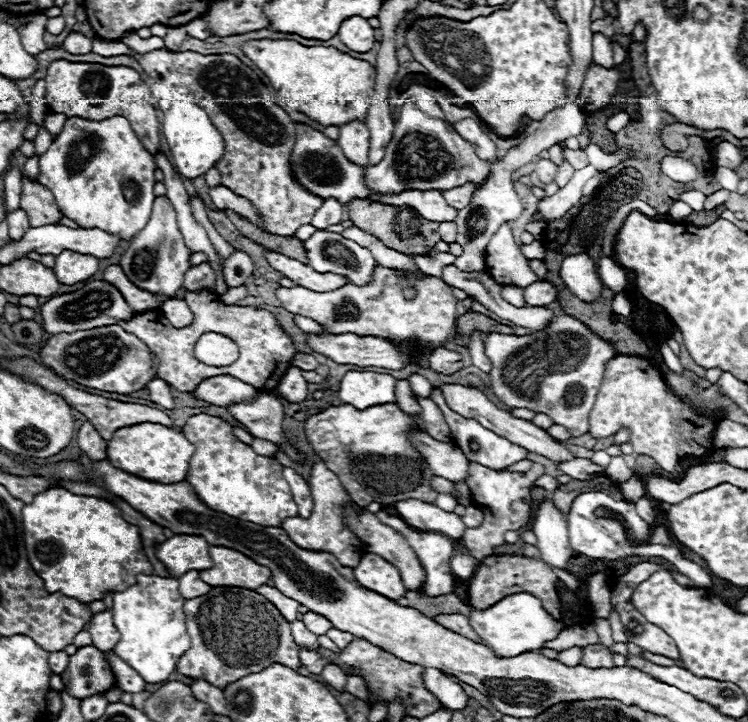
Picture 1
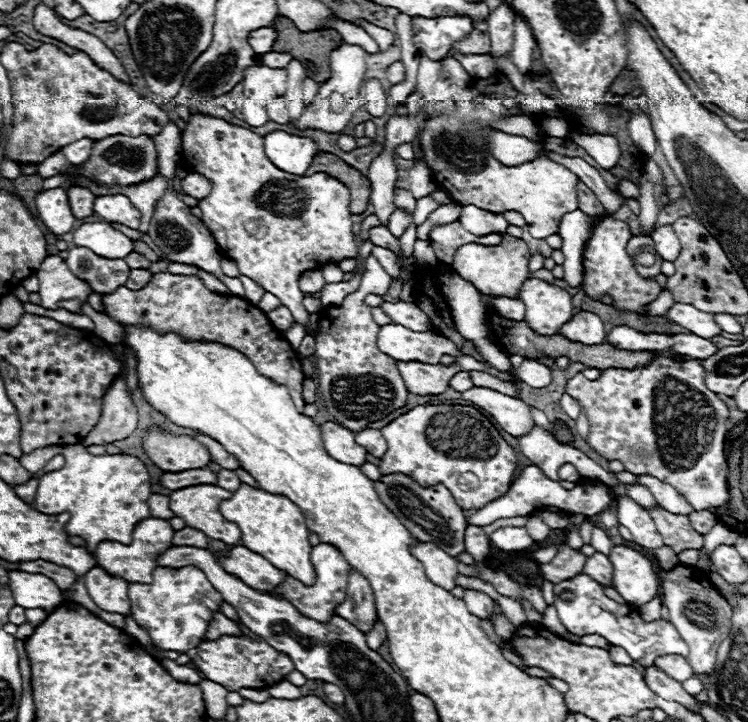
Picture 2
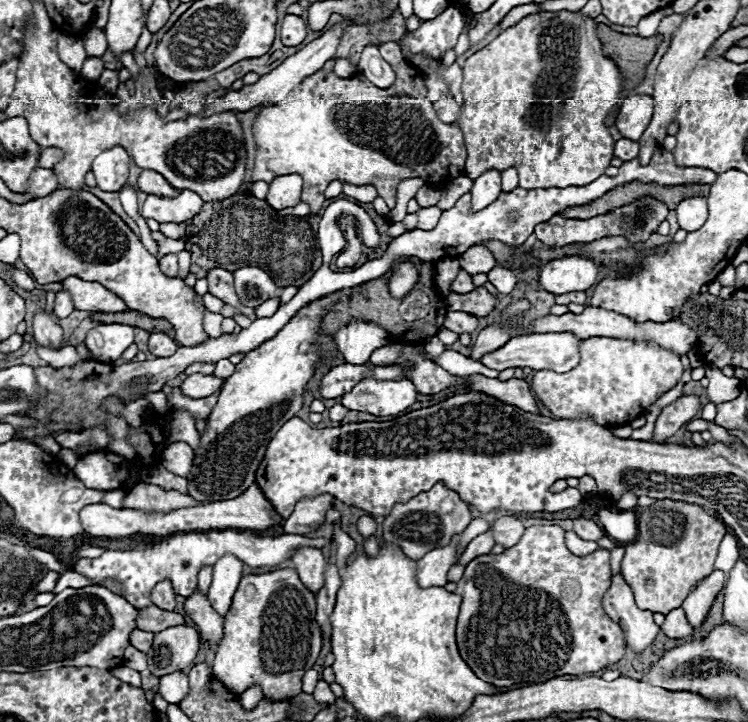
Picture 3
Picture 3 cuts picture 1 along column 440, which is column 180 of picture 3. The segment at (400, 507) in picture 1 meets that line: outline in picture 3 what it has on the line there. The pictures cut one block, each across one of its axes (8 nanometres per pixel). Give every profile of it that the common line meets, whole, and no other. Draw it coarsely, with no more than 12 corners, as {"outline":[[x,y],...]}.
{"outline":[[254,482],[232,500],[168,514],[84,506],[90,536],[262,532],[282,524]]}

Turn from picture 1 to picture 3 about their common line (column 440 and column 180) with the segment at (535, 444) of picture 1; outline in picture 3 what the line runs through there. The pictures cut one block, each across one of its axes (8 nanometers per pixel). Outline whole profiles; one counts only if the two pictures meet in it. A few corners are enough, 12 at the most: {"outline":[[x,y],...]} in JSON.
{"outline":[[188,376],[180,390],[188,398],[204,398],[222,388],[222,378]]}

